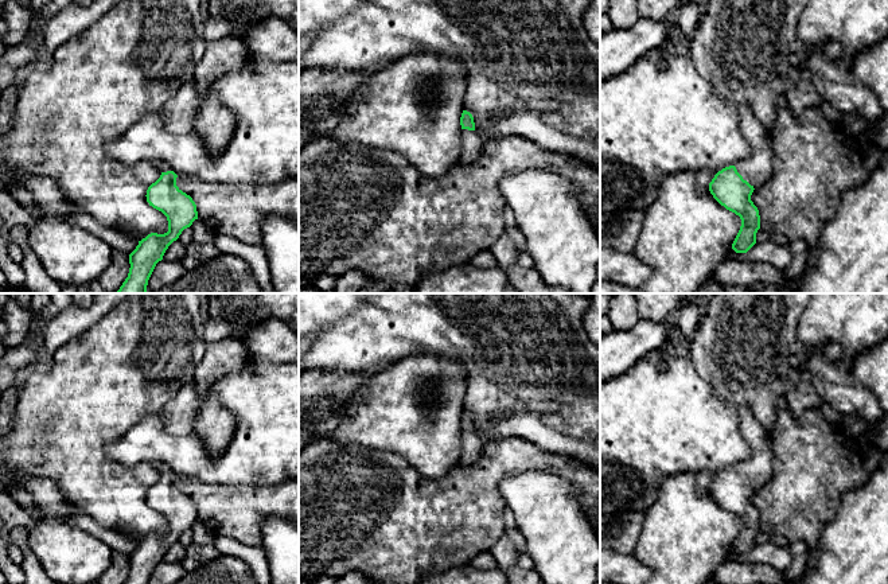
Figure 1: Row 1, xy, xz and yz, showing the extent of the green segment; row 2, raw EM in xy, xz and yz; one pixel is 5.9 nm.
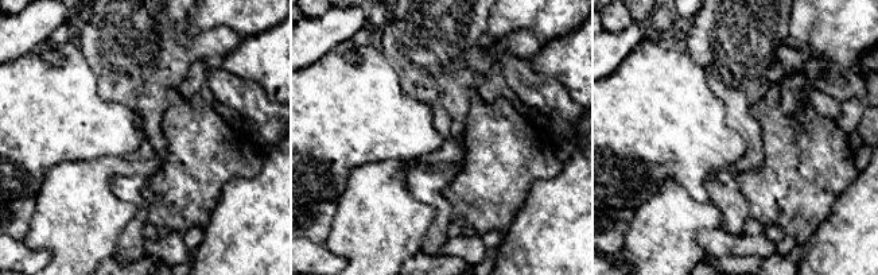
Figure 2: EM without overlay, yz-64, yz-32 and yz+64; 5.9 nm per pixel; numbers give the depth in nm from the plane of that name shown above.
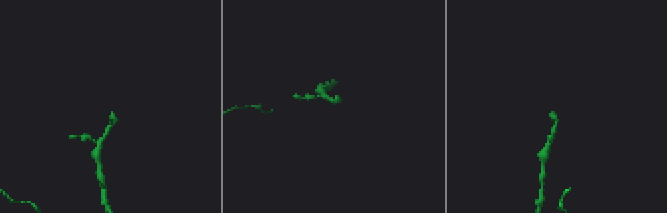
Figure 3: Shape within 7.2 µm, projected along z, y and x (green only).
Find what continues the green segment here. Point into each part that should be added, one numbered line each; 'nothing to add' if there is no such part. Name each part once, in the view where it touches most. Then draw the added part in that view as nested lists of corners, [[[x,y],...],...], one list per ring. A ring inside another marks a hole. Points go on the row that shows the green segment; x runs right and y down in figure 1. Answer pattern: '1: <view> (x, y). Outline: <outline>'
1: yz (756, 170). Outline: [[[737,104],[735,108],[739,116],[740,132],[752,148],[752,155],[735,164],[735,167],[744,180],[757,188],[771,176],[771,141],[767,137],[766,128],[749,106]]]

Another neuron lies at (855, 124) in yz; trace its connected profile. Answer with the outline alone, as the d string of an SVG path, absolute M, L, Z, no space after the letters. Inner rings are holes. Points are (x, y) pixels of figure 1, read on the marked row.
M853 112L842 116L841 126L850 137L857 139L868 133L869 124L862 113Z

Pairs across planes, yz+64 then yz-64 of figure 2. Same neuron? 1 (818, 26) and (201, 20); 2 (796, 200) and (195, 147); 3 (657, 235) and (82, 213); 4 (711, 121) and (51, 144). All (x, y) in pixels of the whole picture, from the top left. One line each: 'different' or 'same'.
1: same
2: same
3: same
4: same

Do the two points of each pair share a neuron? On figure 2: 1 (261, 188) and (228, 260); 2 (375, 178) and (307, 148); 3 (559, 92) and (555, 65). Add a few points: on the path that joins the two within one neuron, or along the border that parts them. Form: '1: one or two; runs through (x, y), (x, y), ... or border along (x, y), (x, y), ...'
1: one; runs through (261, 205), (261, 227), (245, 243)
2: two; border along (384, 161), (357, 166), (340, 197)
3: two; border along (531, 65), (555, 78), (578, 104)

